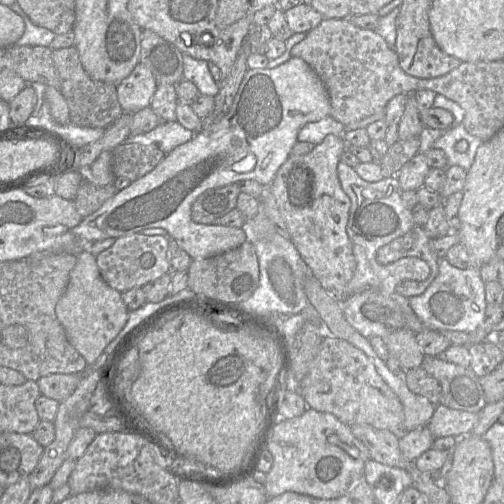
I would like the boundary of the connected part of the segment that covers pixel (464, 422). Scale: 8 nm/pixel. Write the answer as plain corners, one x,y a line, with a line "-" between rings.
438,403
427,426
434,438
462,438
472,433
477,421
478,413
457,410

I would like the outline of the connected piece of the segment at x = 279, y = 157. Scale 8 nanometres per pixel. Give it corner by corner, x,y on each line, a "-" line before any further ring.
291,56
274,68
246,71
227,113
215,124
196,132
189,141
165,154
157,166
143,177
118,191
94,213
84,217
73,228
72,243
42,253
78,255
92,244
107,238
120,238
147,228
162,228
191,259
210,258
239,247
247,241
247,229
214,224
199,224
191,219
192,204
206,190
220,188
243,180
255,180
268,187
279,167
290,156
299,130
307,123
329,116
330,101
325,85
301,58

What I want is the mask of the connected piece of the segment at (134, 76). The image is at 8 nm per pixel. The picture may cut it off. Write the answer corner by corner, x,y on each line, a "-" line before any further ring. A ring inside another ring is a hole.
139,62
116,86
118,101
123,112
134,114
150,106
157,85
151,71

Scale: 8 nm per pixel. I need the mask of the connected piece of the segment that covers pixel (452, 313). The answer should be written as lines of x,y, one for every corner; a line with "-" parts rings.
445,258
440,259
438,275
424,293
406,298
395,292
392,300
404,313
410,313
410,305
423,324
436,331
475,331
484,321
487,306
485,282
481,278
479,268
459,269

